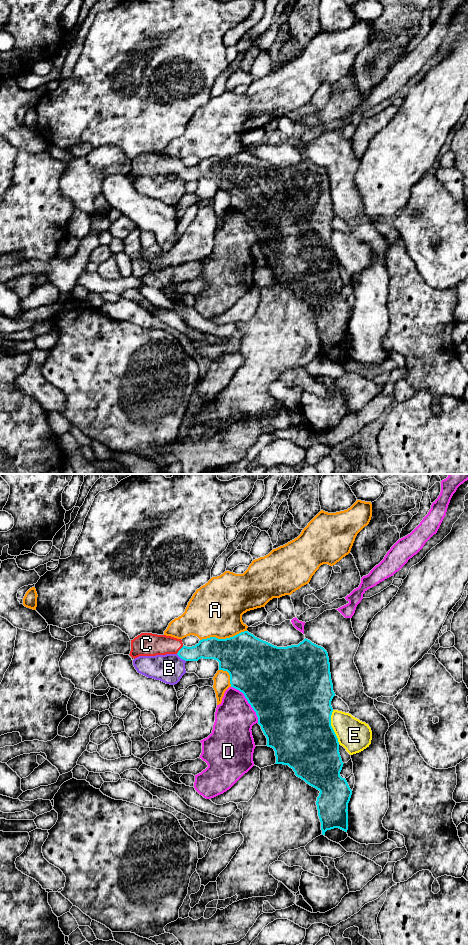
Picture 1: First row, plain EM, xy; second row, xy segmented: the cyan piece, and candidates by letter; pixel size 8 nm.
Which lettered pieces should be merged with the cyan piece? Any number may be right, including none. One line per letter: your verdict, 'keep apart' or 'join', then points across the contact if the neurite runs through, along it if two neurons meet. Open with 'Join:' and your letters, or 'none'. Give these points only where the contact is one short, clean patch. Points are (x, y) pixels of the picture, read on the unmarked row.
Join: C
A: keep apart
B: keep apart; border along xy (176, 174), (185, 181)
C: join; runs through xy (211, 168), (199, 171), (180, 169), (172, 165), (150, 164)
D: keep apart
E: keep apart

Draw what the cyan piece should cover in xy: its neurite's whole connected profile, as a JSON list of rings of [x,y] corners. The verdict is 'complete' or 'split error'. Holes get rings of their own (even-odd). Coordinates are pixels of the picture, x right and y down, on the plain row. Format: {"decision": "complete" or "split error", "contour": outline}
{"decision": "split error", "contour": [[[248,151],[241,152],[233,157],[218,159],[210,157],[202,159],[192,167],[184,166],[181,159],[166,155],[141,153],[131,160],[130,176],[156,176],[177,174],[185,181],[198,181],[199,179],[214,179],[219,182],[219,190],[227,191],[230,195],[231,207],[242,212],[256,232],[258,244],[267,258],[267,265],[275,271],[276,283],[288,285],[295,295],[310,306],[320,311],[316,325],[321,342],[322,355],[327,350],[339,348],[348,350],[348,323],[352,310],[345,298],[340,296],[343,282],[339,273],[338,258],[331,246],[333,228],[331,221],[335,216],[330,193],[330,183],[327,171],[308,159],[298,165],[277,167],[263,161]]]}

